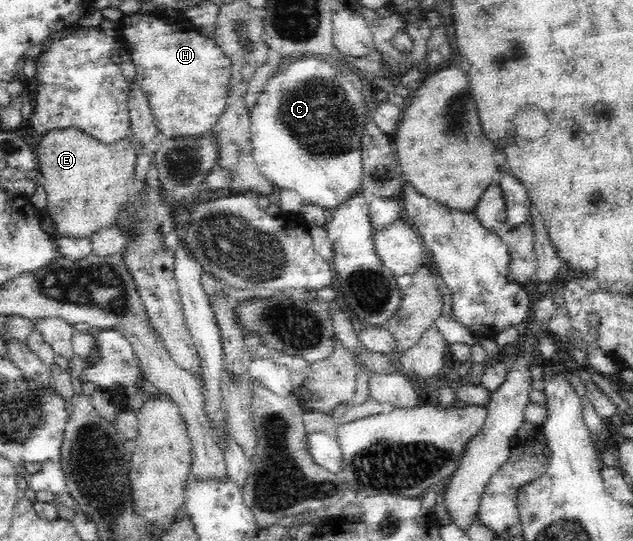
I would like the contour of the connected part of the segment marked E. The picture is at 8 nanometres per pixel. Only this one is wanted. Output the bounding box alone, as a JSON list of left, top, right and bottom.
[35,127,136,239]

